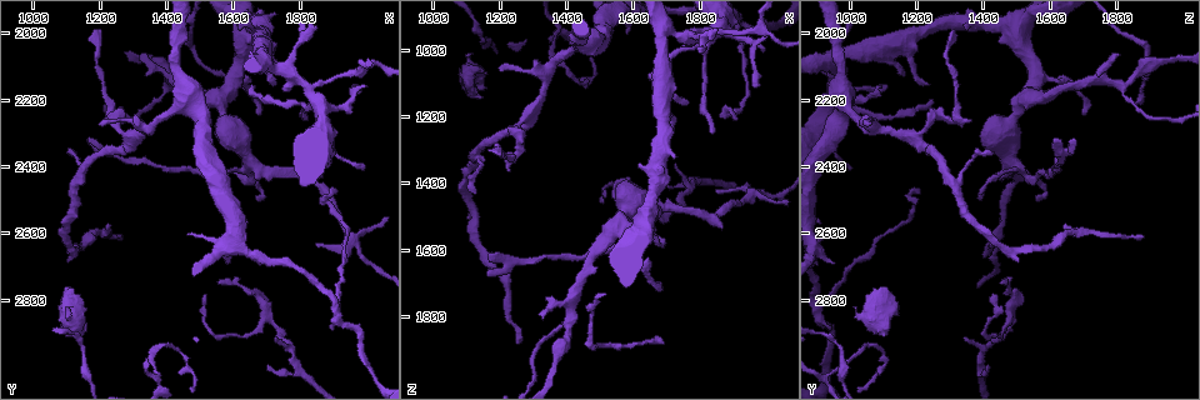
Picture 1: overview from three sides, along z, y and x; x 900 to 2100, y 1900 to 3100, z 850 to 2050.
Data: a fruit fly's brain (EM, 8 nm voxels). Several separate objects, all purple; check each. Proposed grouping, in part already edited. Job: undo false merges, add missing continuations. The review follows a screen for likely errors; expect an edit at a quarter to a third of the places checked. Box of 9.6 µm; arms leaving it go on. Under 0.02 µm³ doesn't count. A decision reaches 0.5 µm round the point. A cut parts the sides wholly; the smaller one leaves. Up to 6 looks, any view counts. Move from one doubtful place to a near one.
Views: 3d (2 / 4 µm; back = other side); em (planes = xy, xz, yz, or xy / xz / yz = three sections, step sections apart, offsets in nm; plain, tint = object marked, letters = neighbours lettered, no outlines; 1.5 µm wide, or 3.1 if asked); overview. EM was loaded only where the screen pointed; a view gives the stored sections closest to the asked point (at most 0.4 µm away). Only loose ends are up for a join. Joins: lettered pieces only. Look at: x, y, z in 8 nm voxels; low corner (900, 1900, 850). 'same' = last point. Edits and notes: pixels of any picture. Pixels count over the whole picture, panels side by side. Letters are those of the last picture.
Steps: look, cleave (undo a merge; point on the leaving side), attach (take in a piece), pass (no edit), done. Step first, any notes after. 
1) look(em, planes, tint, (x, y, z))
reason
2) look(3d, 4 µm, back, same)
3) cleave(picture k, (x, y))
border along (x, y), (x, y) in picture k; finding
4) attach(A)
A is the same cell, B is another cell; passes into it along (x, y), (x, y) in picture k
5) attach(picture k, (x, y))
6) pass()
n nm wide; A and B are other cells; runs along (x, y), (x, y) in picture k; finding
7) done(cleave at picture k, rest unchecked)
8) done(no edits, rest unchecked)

look(em, planes, tint, (1850, 2210, 940))
branch point

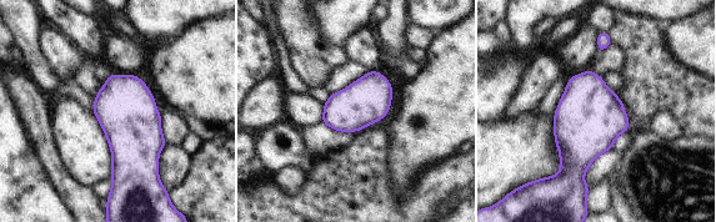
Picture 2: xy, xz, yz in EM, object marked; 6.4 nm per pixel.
look(em, planes, letters, same)

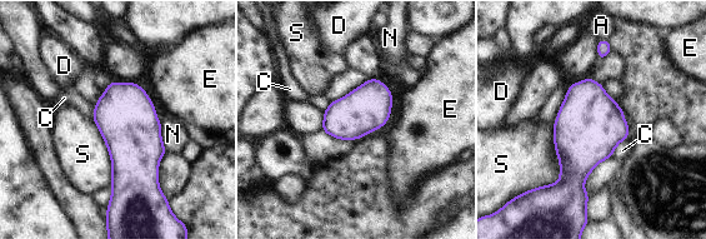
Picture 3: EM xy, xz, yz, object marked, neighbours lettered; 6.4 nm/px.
pass()
A, C, D, E, N and S are other cells; border along (627, 138), (615, 148), (611, 157) in picture 3; all the same cell

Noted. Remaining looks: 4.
look(em, xz, step 4, tint, (1660, 2160, 1100))
thin end

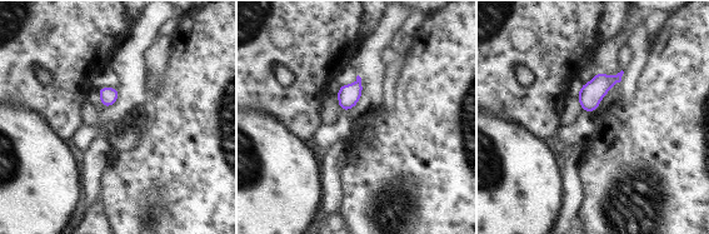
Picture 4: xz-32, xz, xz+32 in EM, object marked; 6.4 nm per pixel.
look(em, xz, step 4, letters, same)

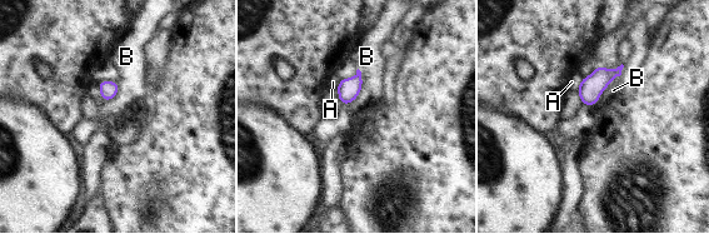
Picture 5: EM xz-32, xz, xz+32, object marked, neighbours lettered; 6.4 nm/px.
pass()
A and B are other cells; border along (358, 68), (362, 89), (346, 105) in picture 5; no lettered piece goes on from it

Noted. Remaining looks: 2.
look(3d, 2 µm, (1580, 2700, 950))
thick end

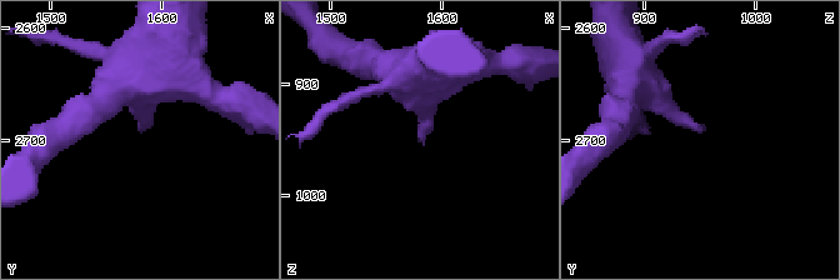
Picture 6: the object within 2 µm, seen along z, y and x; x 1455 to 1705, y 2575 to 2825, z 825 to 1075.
look(em, planes, letters, (1582, 2688, 948))
now the EM

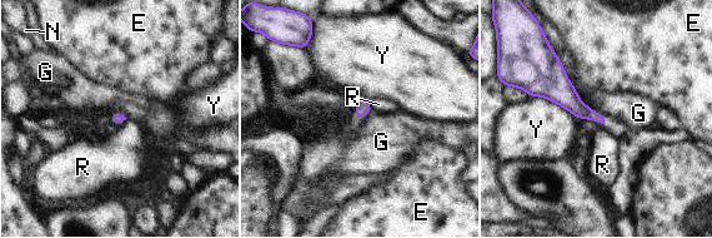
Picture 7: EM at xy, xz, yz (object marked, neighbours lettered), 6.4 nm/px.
pass()
Y touches over 360 nm; E, G, N, R and Y are other cells; none of them fits

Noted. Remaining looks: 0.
done(no edits, rest unchecked)

